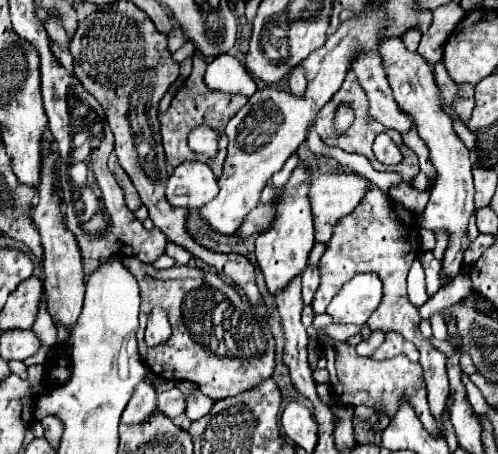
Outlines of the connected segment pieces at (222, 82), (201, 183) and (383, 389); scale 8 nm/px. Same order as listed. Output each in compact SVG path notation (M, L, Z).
M220 55L214 61L210 61L204 73L204 83L210 89L222 93L238 93L246 97L254 95L252 91L254 79L246 71L246 67L232 55Z
M200 161L178 165L166 181L166 199L174 207L198 209L218 193L218 183L212 169Z
M322 337L322 349L328 359L328 373L330 373L330 385L338 397L340 403L344 405L370 405L378 413L384 411L390 417L398 409L398 401L402 395L406 395L426 427L426 431L432 431L434 437L438 437L438 423L434 423L434 417L430 415L428 399L426 399L426 385L422 383L422 367L420 363L412 363L408 357L394 357L390 361L372 361L370 357L360 357L356 355L356 349L344 341L332 341Z

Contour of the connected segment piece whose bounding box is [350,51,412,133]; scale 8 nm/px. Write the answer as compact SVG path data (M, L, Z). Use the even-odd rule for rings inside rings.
M360 51L354 55L350 69L356 73L358 83L368 95L368 119L396 129L398 133L410 131L412 117L402 113L394 101L380 55L376 51Z

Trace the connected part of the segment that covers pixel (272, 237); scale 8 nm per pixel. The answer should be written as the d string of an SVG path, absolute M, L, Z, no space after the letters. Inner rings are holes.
M298 165L286 183L284 189L280 189L280 201L278 201L278 217L276 223L266 229L266 233L256 237L256 261L260 271L264 273L266 287L270 295L276 295L278 291L286 289L288 283L302 275L308 265L308 255L314 245L314 225L310 215L310 203L308 203L308 179L310 171L304 165Z

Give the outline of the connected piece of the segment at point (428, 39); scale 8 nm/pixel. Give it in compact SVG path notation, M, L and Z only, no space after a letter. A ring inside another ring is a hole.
M454 1L444 7L438 7L434 11L434 21L432 21L430 29L422 35L422 41L418 47L418 53L422 57L426 57L426 61L430 65L438 63L438 59L442 59L442 55L444 55L442 47L446 45L450 33L456 29L456 25L460 23L462 17L464 17L464 11Z

